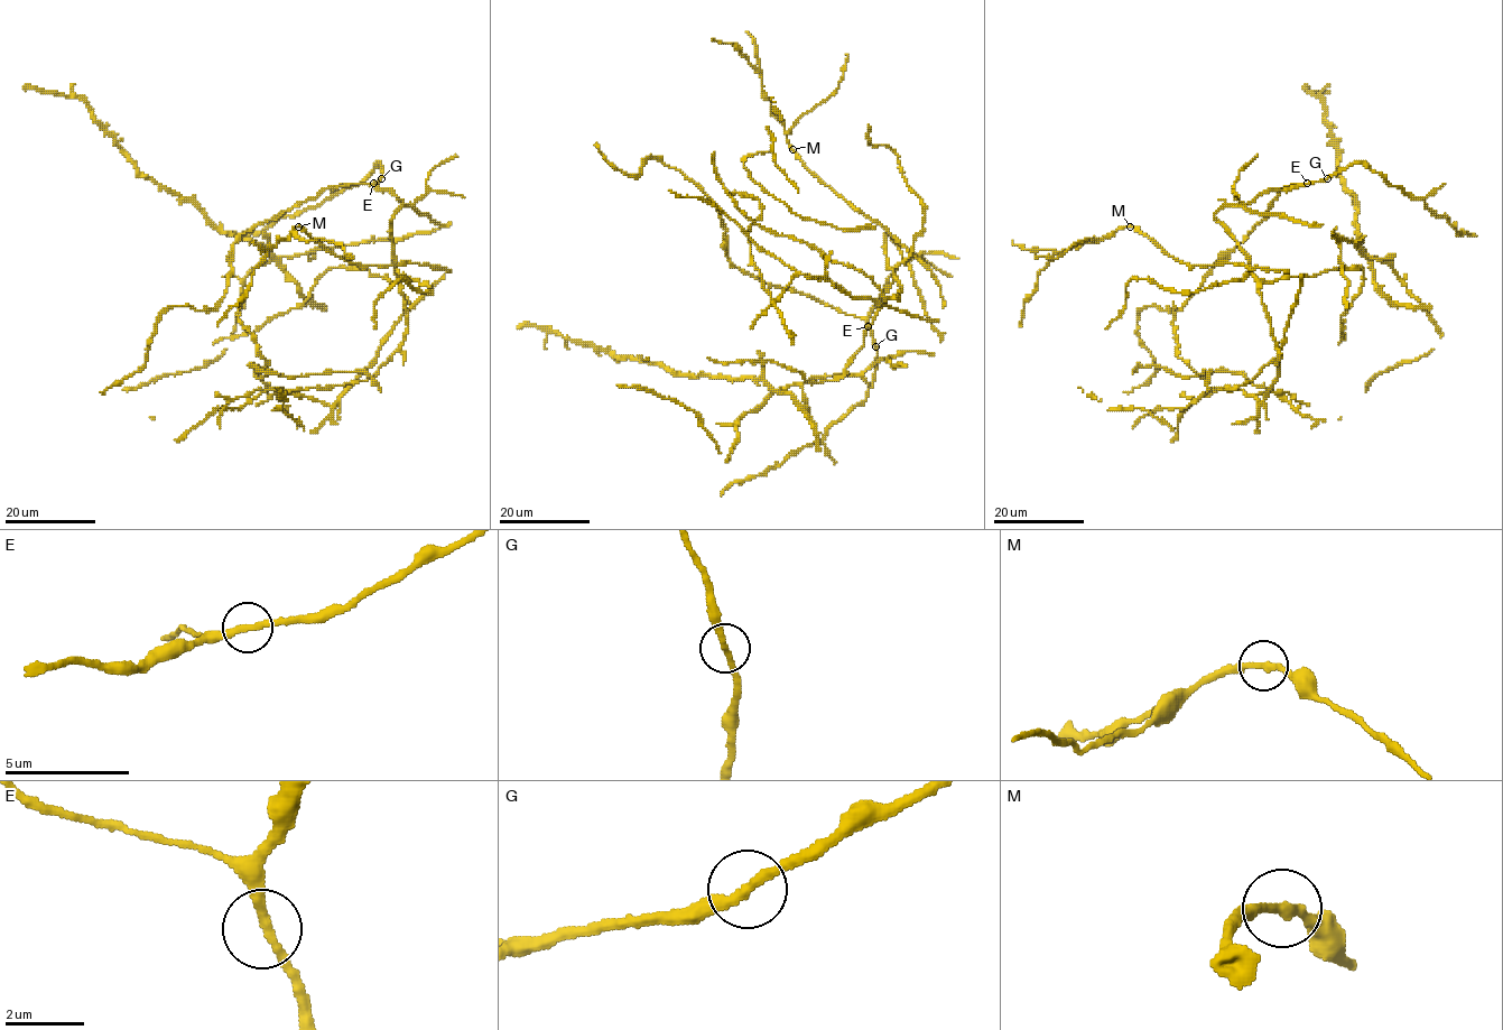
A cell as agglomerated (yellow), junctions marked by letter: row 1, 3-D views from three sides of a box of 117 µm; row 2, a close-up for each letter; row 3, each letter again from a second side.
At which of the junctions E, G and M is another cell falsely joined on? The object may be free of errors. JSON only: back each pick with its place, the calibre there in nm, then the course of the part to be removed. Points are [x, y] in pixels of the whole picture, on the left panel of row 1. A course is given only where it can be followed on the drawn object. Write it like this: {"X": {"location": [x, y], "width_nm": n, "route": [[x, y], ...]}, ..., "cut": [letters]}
{"cut": []}

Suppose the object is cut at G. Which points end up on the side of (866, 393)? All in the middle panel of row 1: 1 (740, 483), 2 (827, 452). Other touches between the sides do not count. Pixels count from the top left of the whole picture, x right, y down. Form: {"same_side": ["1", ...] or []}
{"same_side": ["1", "2"]}

